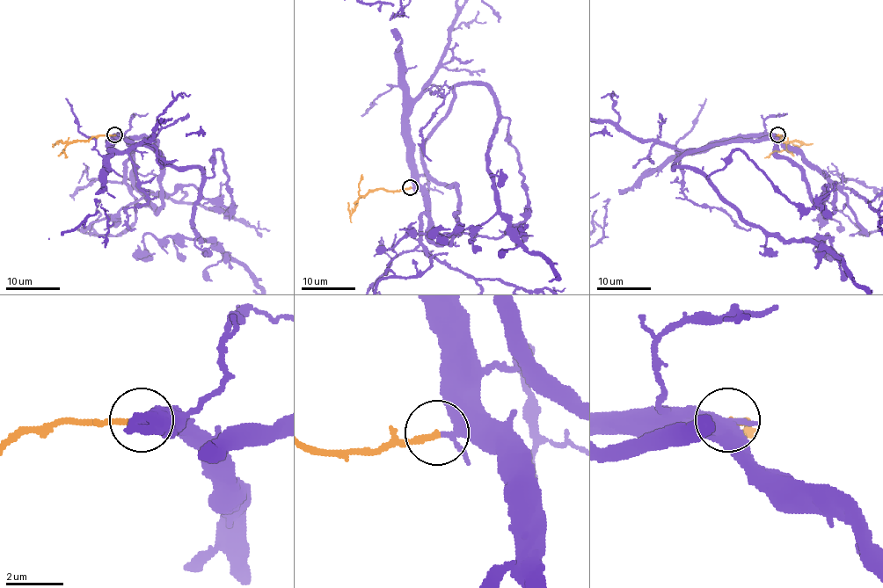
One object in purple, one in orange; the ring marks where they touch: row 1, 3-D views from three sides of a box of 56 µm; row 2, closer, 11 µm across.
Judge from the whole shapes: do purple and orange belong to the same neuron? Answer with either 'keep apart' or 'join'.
join

